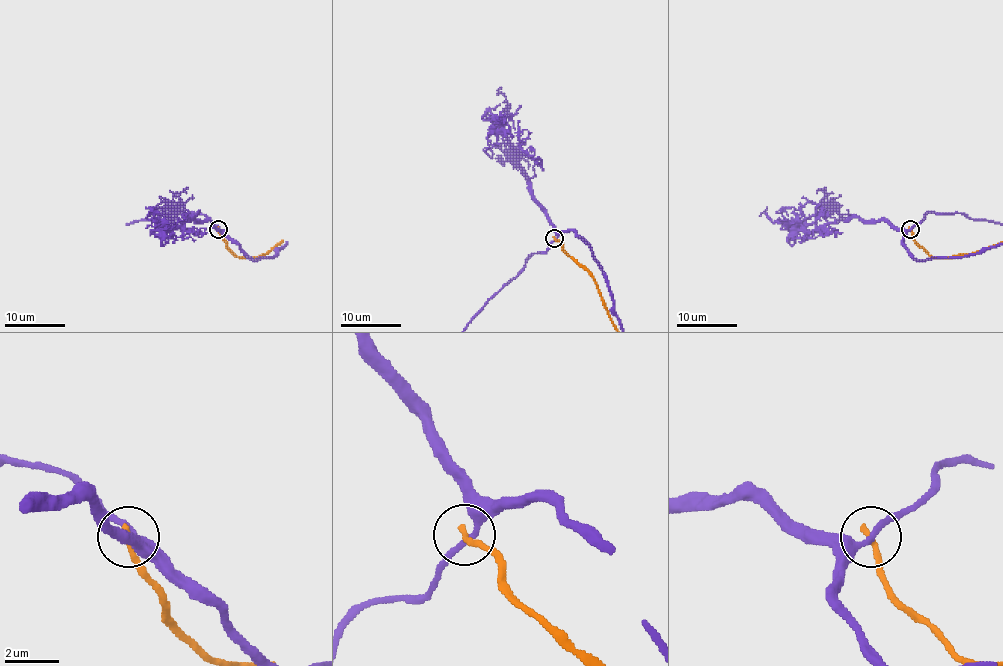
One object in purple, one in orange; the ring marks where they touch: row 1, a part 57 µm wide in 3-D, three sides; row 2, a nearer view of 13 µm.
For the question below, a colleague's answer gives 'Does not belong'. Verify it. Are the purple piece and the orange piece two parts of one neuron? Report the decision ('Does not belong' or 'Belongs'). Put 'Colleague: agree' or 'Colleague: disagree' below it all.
Does not belong
Colleague: agree

